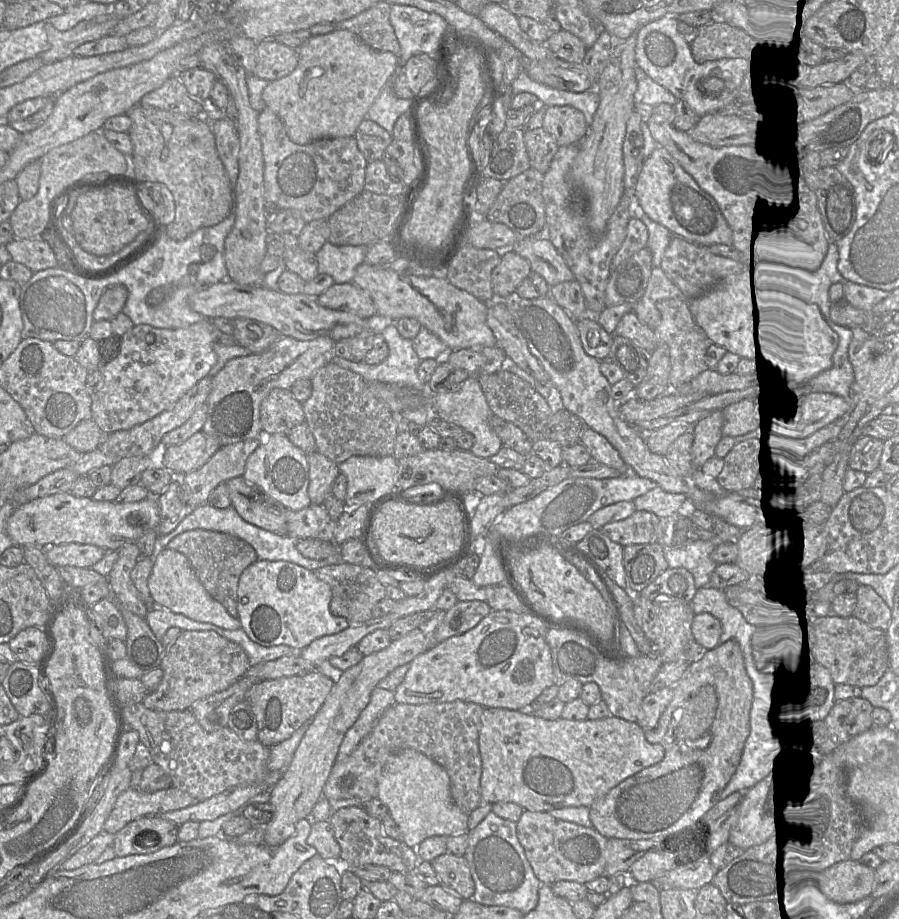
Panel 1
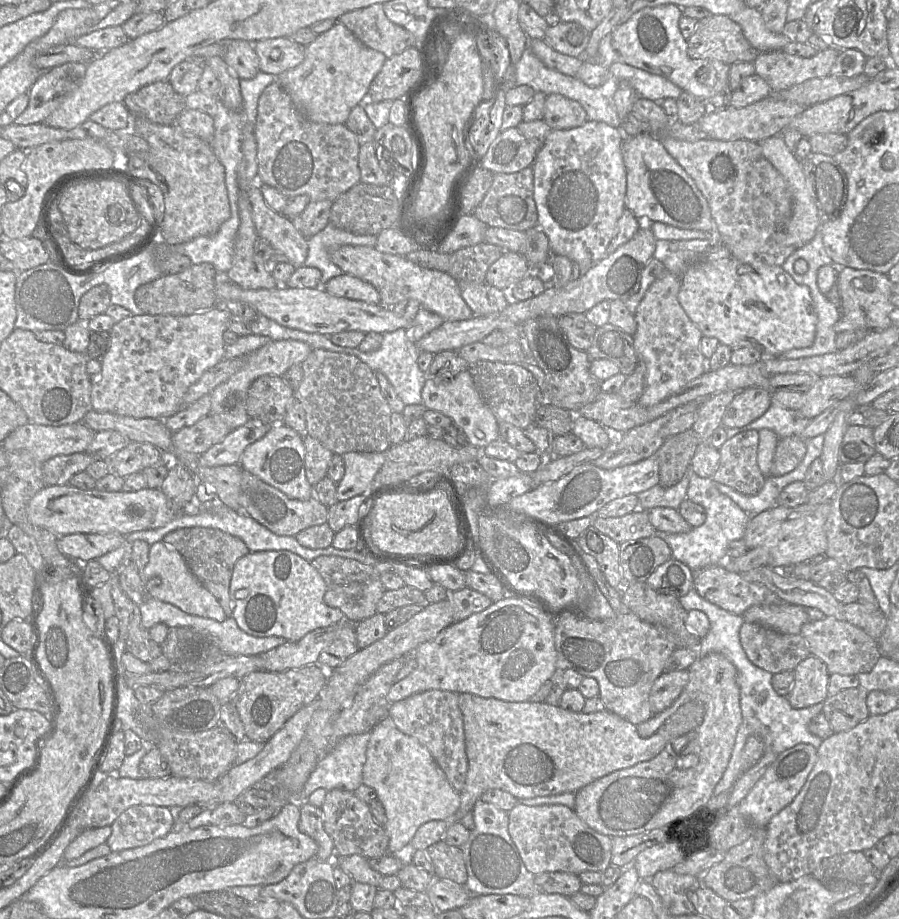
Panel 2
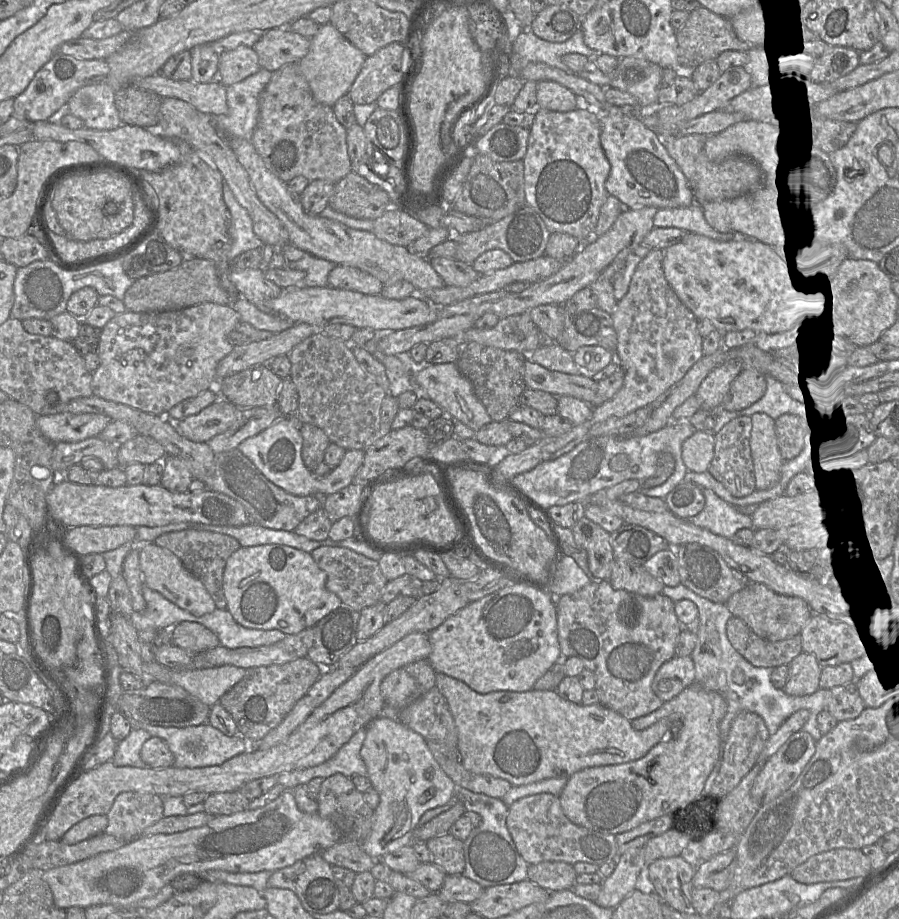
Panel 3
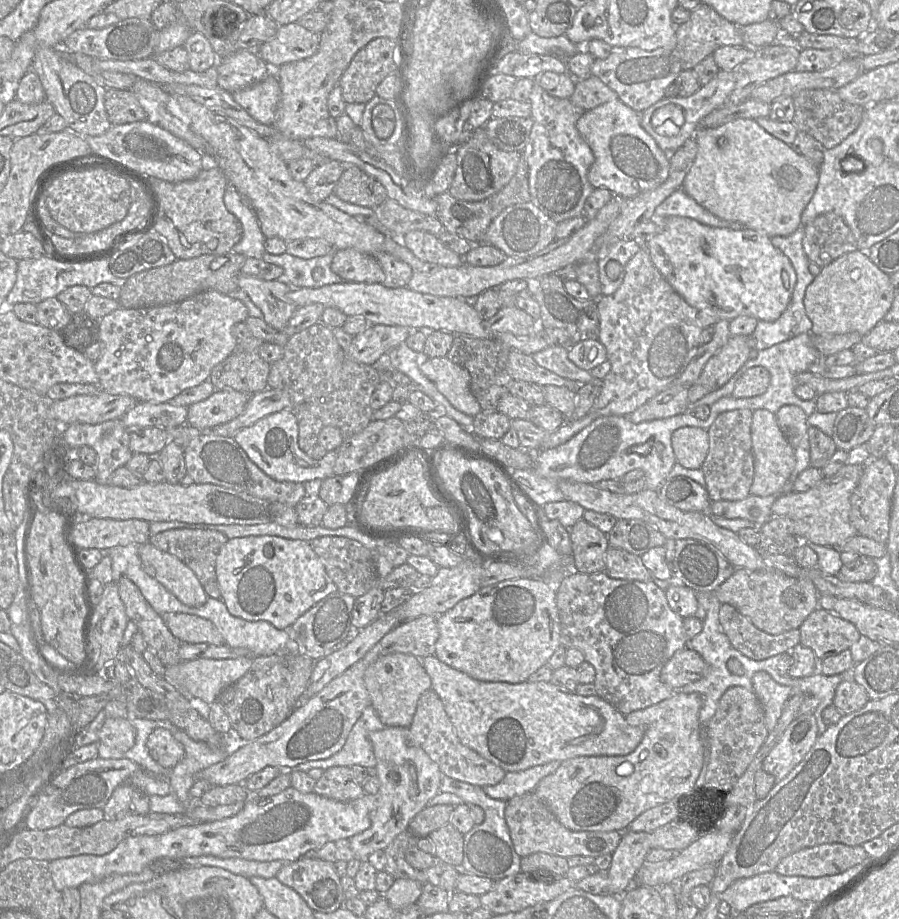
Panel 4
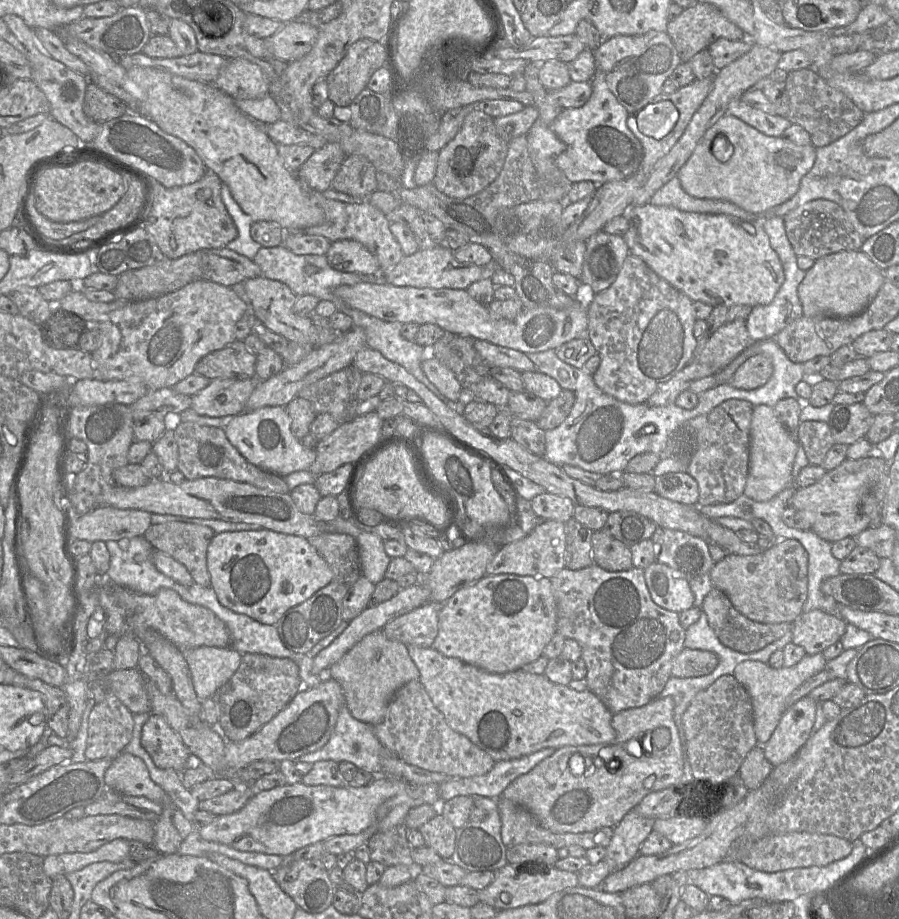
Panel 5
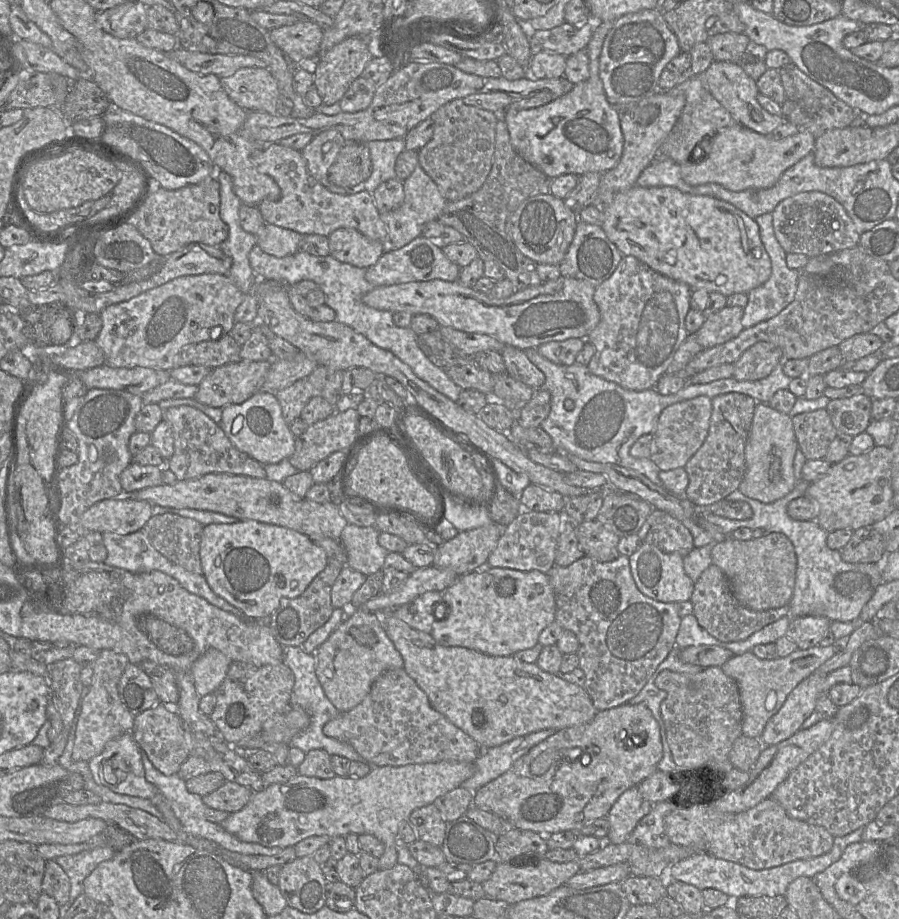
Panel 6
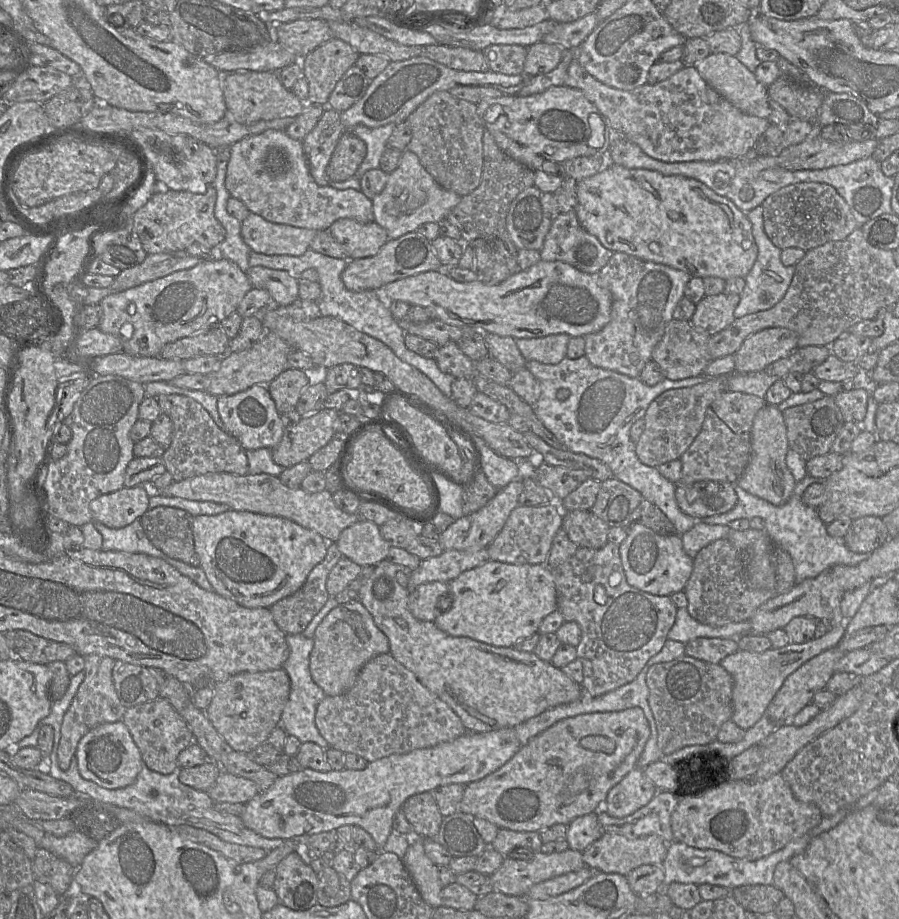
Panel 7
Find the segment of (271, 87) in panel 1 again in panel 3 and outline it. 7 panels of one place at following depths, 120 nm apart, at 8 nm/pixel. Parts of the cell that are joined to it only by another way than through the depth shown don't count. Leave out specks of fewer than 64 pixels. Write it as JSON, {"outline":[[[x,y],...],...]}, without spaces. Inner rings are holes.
{"outline":[[[332,24],[321,25],[318,33],[311,38],[310,49],[298,63],[315,100],[332,107],[343,95],[347,95],[355,81],[366,56],[347,40]]]}

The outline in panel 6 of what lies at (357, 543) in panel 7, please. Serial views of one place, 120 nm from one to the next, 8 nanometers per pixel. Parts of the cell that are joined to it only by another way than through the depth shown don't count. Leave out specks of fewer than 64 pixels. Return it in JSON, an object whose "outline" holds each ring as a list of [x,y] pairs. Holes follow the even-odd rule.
{"outline":[[[348,523],[340,536],[347,554],[347,566],[365,576],[383,569],[389,551],[380,545],[379,535],[376,526],[360,527]]]}

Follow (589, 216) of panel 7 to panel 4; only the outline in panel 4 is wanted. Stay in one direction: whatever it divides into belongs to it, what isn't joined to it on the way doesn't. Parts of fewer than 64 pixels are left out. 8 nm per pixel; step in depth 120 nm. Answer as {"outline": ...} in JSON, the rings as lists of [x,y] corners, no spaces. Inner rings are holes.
{"outline":[[[668,216],[664,219],[664,223],[663,223],[663,227],[661,229],[661,231],[659,233],[657,233],[655,236],[653,236],[646,244],[646,247],[642,247],[642,248],[646,248],[649,252],[650,258],[653,262],[653,264],[655,265],[655,267],[658,269],[658,271],[661,273],[661,275],[668,281],[668,283],[676,290],[676,292],[678,292],[678,294],[692,307],[694,307],[696,310],[702,310],[705,311],[709,314],[712,314],[714,316],[716,316],[719,320],[732,320],[738,316],[751,316],[756,318],[757,320],[763,320],[763,321],[768,321],[768,322],[772,322],[777,320],[782,313],[786,310],[786,308],[788,307],[791,298],[792,298],[792,294],[797,282],[797,275],[796,275],[796,271],[793,268],[793,265],[791,264],[789,258],[784,255],[780,250],[778,250],[771,242],[771,237],[768,237],[766,234],[758,232],[756,230],[753,229],[749,229],[749,228],[745,228],[743,227],[742,229],[738,229],[738,230],[733,230],[733,229],[729,229],[729,228],[724,228],[724,227],[711,227],[705,224],[702,224],[694,219],[691,218],[686,218],[686,217],[681,217],[681,216]]]}

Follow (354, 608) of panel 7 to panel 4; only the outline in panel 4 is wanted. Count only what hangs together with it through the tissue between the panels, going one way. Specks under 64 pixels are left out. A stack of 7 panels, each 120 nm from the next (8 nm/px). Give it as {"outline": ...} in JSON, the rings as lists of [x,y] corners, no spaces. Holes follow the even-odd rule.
{"outline":[[[398,652],[381,656],[372,663],[365,671],[364,682],[371,706],[387,727],[408,728],[413,721],[419,698],[424,692],[432,689],[431,679],[421,659],[411,654]]]}

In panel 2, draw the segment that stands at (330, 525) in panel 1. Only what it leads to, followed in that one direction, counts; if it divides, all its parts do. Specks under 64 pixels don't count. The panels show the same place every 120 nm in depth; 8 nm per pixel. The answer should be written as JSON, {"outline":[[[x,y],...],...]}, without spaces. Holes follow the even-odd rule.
{"outline":[[[243,468],[240,483],[240,505],[246,515],[280,536],[295,537],[306,528],[327,523],[328,518],[328,508],[315,495],[308,500],[291,499]]]}

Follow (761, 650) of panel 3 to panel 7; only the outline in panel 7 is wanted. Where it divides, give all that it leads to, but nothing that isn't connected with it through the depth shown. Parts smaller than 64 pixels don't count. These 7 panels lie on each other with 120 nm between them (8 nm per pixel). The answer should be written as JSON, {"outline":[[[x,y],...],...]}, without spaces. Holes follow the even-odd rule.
{"outline":[[[726,538],[710,543],[694,558],[693,571],[684,589],[688,599],[688,612],[700,623],[713,627],[750,621],[761,605],[788,592],[796,584],[792,558],[779,546],[775,549],[775,564],[776,582],[773,588],[749,587],[743,553]]]}

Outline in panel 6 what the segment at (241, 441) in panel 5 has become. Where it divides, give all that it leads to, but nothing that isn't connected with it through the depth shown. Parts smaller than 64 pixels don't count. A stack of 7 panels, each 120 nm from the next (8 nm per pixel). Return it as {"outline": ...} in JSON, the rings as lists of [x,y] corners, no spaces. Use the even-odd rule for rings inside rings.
{"outline":[[[259,391],[241,404],[223,407],[220,427],[239,451],[262,465],[288,459],[295,450],[295,436],[283,417],[279,401],[271,393]]]}

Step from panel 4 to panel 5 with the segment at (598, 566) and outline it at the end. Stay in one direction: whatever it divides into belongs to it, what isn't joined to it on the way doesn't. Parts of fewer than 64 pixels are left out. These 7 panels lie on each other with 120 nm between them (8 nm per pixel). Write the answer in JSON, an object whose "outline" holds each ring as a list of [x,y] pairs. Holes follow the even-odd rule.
{"outline":[[[574,517],[565,523],[565,568],[579,570],[593,564],[593,532],[593,530],[578,522]]]}

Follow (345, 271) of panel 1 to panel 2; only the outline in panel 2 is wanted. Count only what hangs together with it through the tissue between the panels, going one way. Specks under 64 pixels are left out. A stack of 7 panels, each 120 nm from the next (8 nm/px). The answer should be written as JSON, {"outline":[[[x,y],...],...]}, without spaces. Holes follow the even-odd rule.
{"outline":[[[328,223],[323,230],[307,239],[308,254],[304,266],[319,269],[320,284],[326,285],[331,278],[344,273],[330,260],[332,251],[344,245],[375,247],[377,238],[375,235],[355,235]]]}

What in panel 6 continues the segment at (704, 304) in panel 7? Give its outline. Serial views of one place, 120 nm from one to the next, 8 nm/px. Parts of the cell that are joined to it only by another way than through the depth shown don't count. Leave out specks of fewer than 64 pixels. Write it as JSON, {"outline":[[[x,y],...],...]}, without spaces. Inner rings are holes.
{"outline":[[[725,306],[716,313],[705,318],[701,328],[694,334],[703,349],[723,344],[744,329],[741,324],[743,308]]]}

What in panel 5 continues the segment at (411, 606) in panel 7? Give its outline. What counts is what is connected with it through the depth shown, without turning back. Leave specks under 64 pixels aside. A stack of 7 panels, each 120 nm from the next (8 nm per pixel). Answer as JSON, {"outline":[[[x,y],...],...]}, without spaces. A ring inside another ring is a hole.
{"outline":[[[428,601],[389,621],[382,629],[385,636],[405,645],[431,647],[438,634],[441,605]]]}

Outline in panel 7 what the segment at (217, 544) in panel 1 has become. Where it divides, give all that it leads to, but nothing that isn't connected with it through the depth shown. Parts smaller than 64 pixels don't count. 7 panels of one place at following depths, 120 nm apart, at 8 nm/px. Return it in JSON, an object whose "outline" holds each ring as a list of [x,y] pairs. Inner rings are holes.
{"outline":[[[172,507],[148,509],[140,522],[150,542],[170,558],[200,567],[193,537],[193,518],[188,512]]]}

